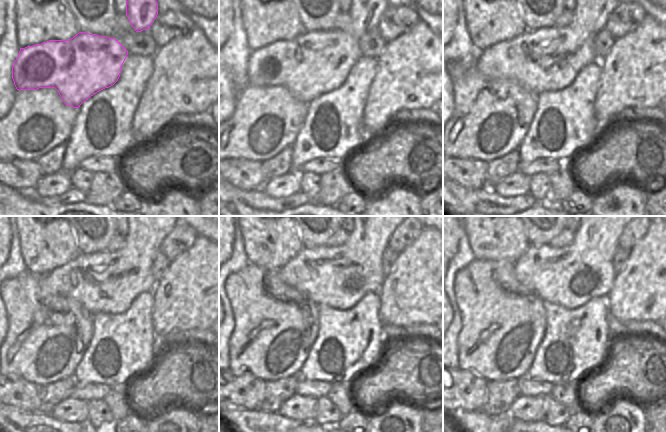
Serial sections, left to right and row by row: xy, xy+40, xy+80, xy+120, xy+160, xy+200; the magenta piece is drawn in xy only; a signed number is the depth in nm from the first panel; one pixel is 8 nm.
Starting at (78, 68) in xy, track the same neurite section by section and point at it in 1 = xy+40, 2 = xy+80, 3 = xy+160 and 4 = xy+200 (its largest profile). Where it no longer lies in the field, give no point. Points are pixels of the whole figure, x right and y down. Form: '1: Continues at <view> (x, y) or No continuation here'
1: Continues at xy+40 (313, 63)
2: Continues at xy+80 (546, 59)
3: Continues at xy+160 (340, 282)
4: Continues at xy+200 (585, 271)

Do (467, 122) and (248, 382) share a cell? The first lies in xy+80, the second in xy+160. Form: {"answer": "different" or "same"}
{"answer": "different"}

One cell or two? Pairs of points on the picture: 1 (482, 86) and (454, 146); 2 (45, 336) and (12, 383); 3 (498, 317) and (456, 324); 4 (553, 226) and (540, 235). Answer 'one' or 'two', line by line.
1: one
2: two
3: two
4: one

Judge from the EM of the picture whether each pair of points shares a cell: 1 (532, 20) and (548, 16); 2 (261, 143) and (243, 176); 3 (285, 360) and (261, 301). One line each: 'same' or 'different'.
1: same
2: different
3: same

